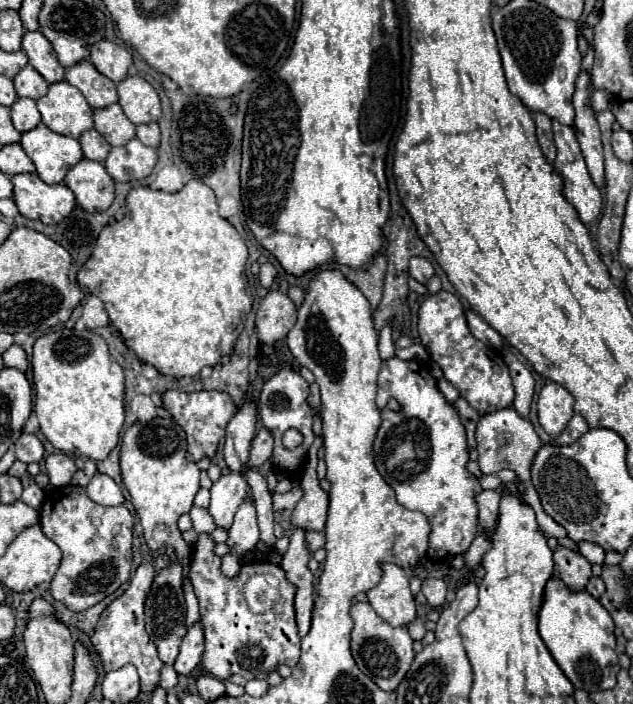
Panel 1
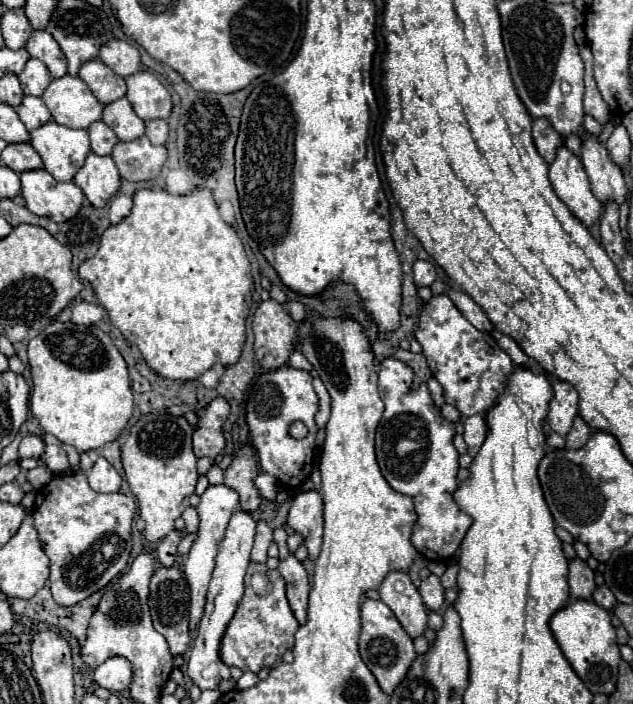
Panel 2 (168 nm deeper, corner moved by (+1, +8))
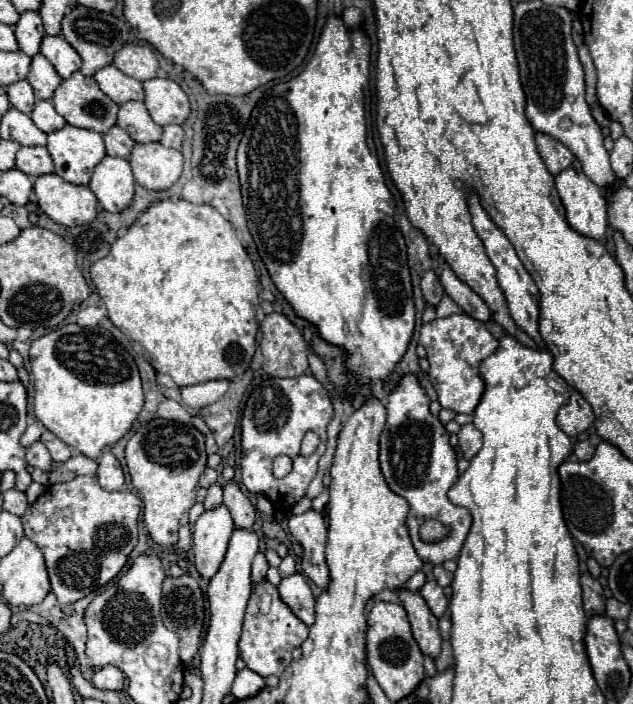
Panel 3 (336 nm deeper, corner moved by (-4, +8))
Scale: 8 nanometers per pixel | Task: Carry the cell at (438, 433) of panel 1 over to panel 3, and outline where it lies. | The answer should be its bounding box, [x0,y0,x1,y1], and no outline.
[379,375,471,565]

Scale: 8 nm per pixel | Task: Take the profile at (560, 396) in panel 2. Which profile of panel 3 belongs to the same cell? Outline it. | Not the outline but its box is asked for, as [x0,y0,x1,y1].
[557,391,595,437]

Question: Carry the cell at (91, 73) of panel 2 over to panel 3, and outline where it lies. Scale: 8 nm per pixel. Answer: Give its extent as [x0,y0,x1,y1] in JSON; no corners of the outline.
[95,65,145,105]

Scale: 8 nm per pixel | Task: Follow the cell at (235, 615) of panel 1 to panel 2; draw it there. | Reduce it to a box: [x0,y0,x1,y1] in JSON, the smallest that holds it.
[220,562,300,673]

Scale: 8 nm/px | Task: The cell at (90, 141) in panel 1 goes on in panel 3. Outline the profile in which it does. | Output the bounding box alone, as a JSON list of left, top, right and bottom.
[103,127,137,157]

